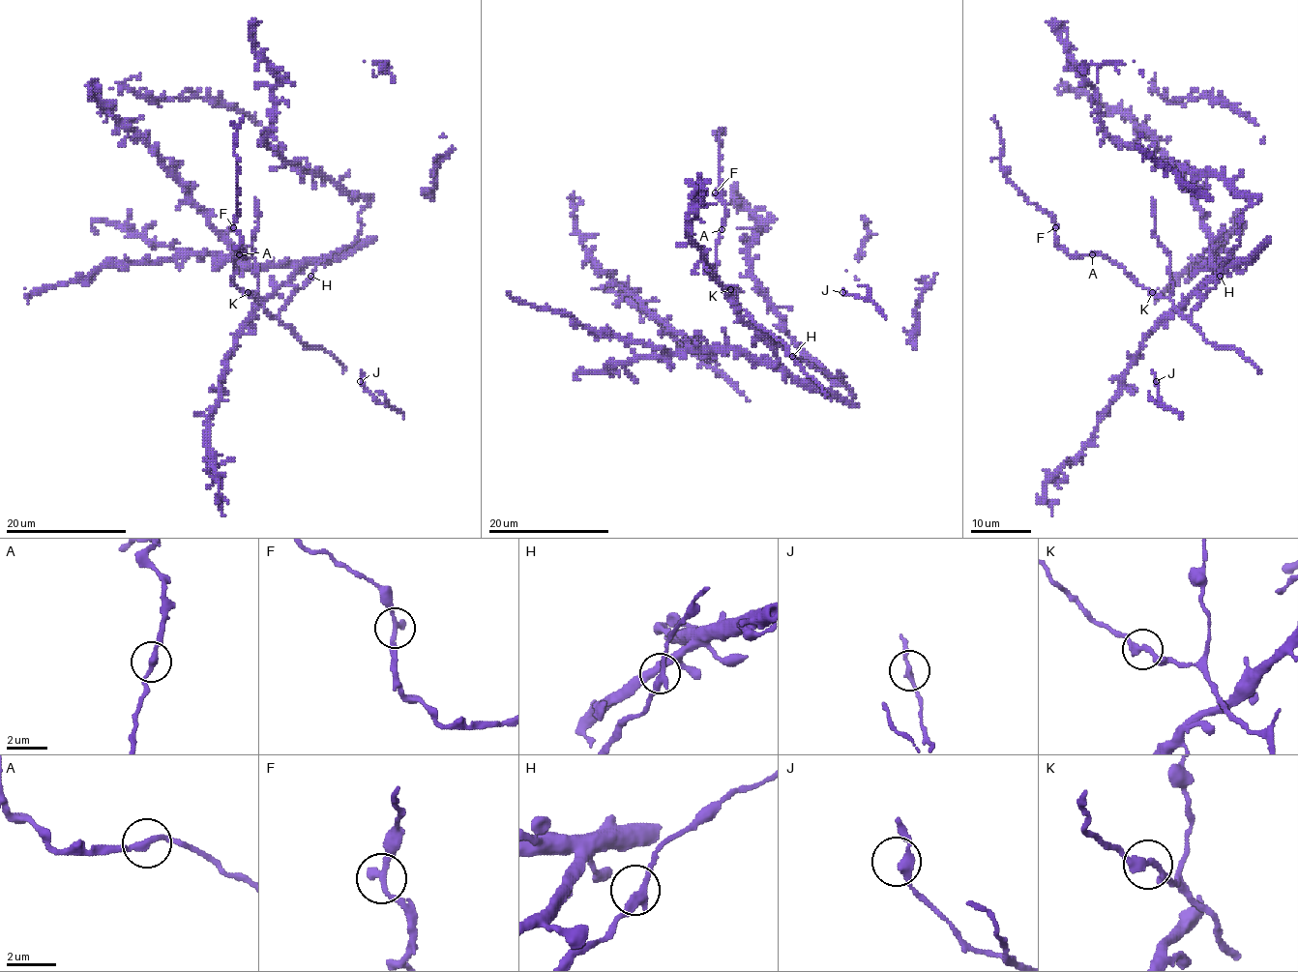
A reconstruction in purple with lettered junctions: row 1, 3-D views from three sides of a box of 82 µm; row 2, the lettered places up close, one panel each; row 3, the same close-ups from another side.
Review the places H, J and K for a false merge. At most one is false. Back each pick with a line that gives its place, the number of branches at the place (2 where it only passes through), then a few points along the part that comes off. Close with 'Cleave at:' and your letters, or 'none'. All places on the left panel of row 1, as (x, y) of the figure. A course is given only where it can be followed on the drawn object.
Cleave at: none

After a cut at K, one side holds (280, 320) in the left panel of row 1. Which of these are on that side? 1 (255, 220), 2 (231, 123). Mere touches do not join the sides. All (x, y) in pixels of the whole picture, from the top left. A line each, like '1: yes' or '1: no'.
1: yes
2: no

